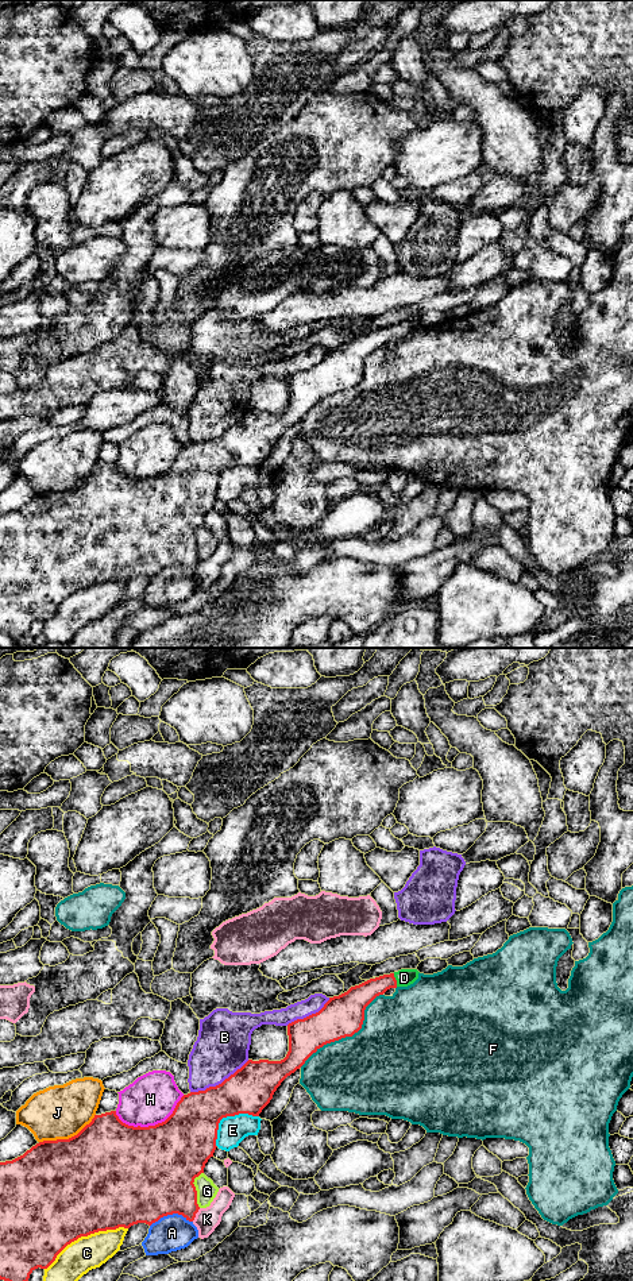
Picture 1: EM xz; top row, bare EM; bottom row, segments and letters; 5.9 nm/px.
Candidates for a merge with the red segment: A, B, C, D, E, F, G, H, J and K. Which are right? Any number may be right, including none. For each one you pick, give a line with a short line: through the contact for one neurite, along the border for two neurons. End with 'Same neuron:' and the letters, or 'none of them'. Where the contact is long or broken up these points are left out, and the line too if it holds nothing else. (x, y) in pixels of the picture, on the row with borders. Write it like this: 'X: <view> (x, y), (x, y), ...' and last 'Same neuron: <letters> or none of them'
Same neuron: D

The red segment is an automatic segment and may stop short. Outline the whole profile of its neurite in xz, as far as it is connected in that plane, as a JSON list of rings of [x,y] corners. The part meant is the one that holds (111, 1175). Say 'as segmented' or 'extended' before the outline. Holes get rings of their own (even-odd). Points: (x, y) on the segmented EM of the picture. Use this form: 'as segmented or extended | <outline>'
extended | [[[401,969],[370,979],[339,996],[329,998],[319,1012],[287,1025],[289,1052],[283,1060],[248,1060],[221,1084],[184,1095],[173,1114],[162,1123],[134,1127],[123,1123],[116,1111],[111,1111],[94,1115],[89,1124],[69,1139],[43,1141],[23,1155],[0,1162],[0,1280],[28,1281],[35,1269],[47,1269],[67,1245],[99,1231],[130,1228],[138,1223],[151,1226],[173,1214],[193,1222],[200,1209],[193,1182],[204,1173],[205,1164],[213,1157],[220,1120],[239,1114],[259,1116],[287,1076],[300,1069],[324,1045],[358,1033],[364,1020],[366,1007],[377,996],[390,988],[413,984],[418,973],[417,969]]]

